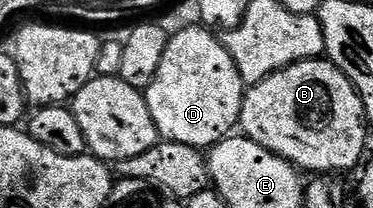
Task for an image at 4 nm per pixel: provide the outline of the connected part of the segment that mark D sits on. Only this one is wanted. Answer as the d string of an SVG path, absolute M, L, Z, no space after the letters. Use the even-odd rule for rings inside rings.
M201 24L196 25L170 37L167 52L163 52L163 64L159 64L155 80L151 80L151 84L143 93L147 108L157 125L157 133L164 141L212 148L222 138L230 137L240 123L241 105L245 99L247 84L239 76L239 68L235 68L235 60L231 60L224 41L212 29Z

